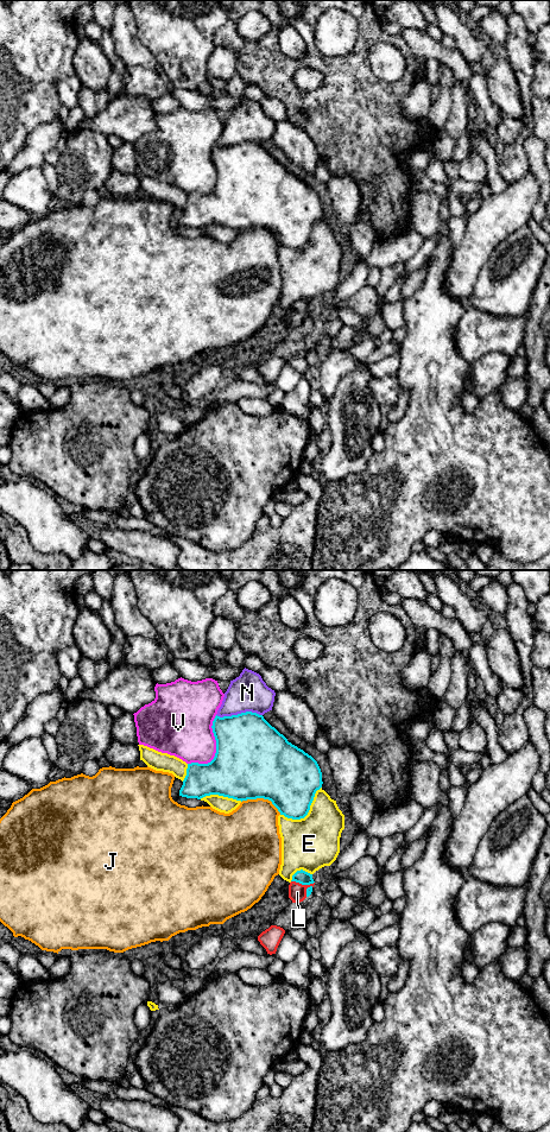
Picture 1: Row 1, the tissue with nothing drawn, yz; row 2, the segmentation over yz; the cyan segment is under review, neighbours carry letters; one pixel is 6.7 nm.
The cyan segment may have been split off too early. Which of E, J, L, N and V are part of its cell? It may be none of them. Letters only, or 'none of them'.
none of them

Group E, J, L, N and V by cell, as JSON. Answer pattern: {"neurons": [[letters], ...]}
{"neurons": [["E"], ["J"], ["L"], ["N"], ["V"]]}

